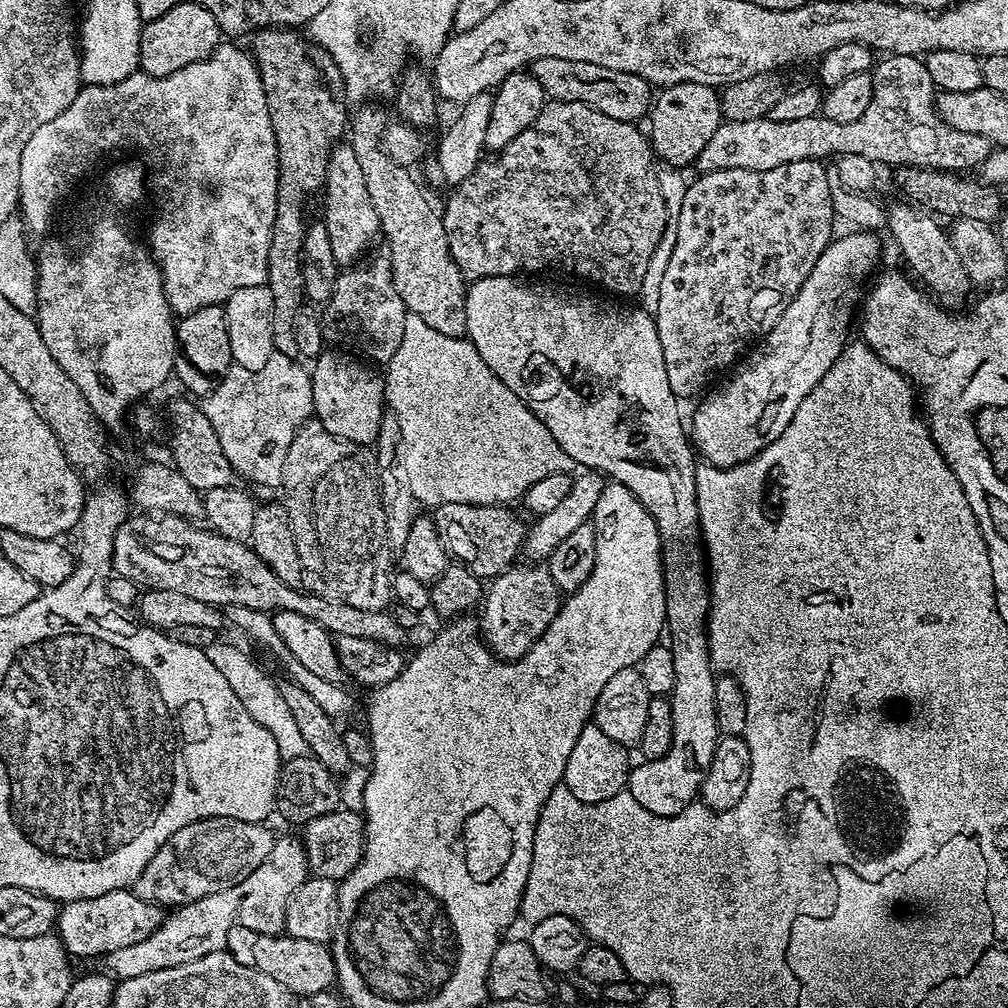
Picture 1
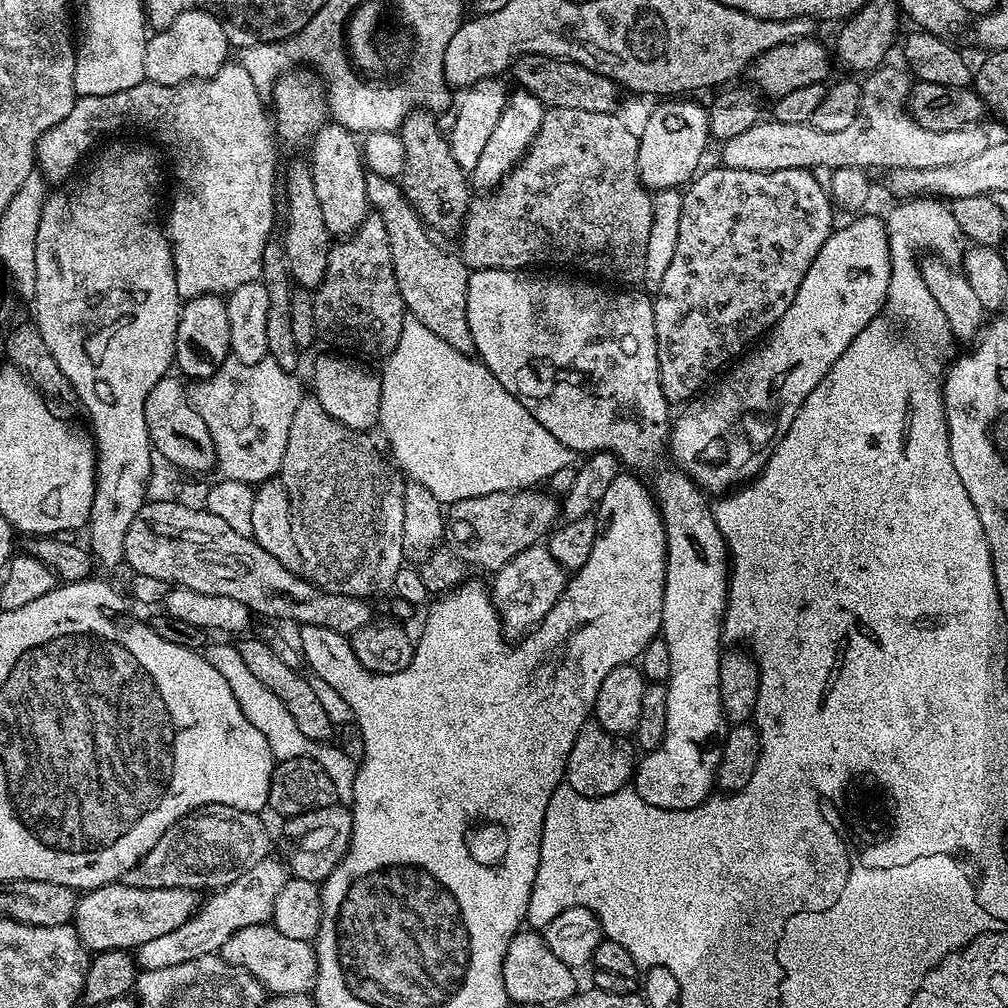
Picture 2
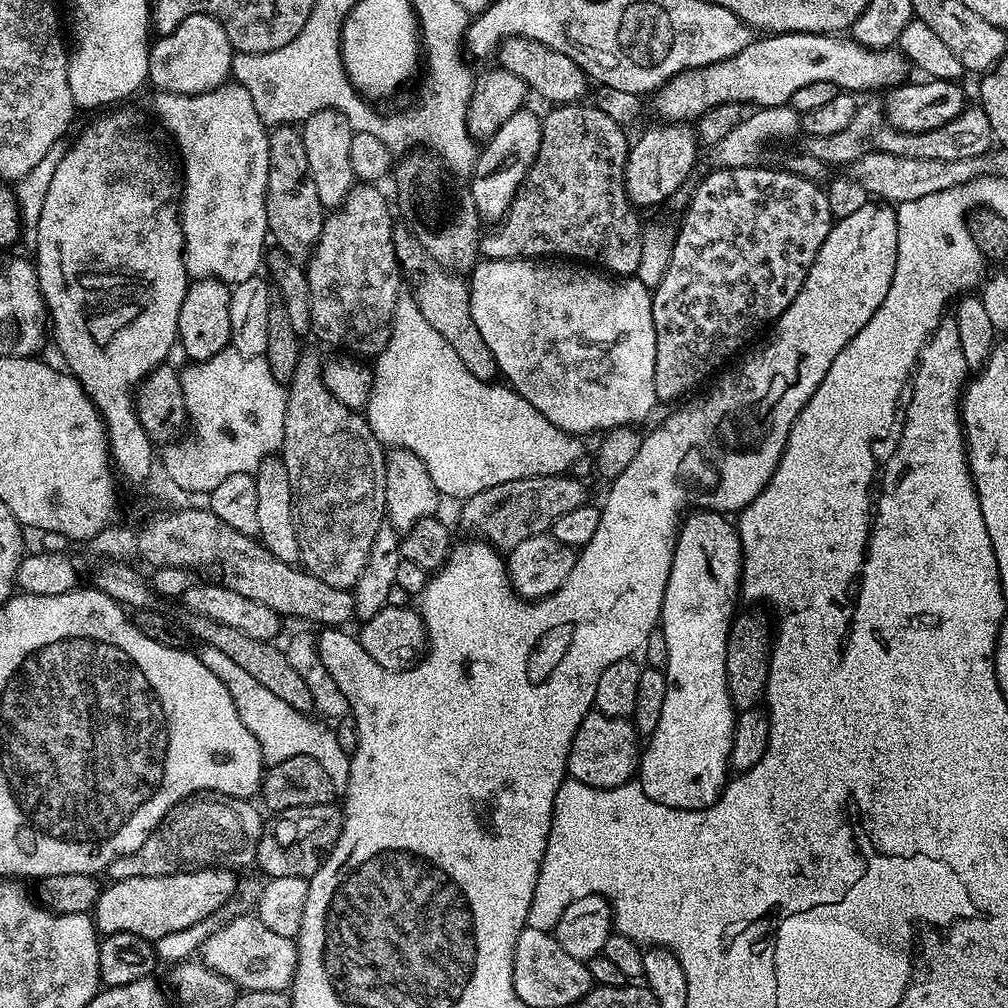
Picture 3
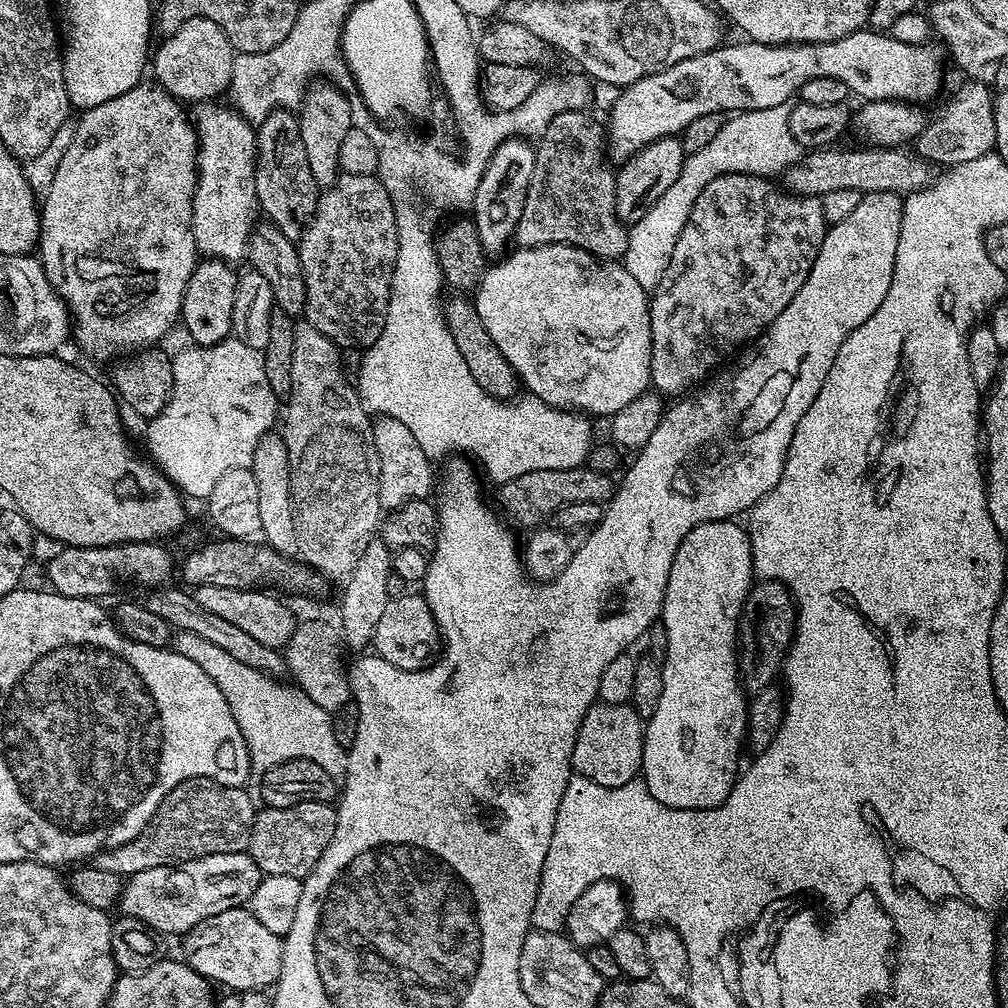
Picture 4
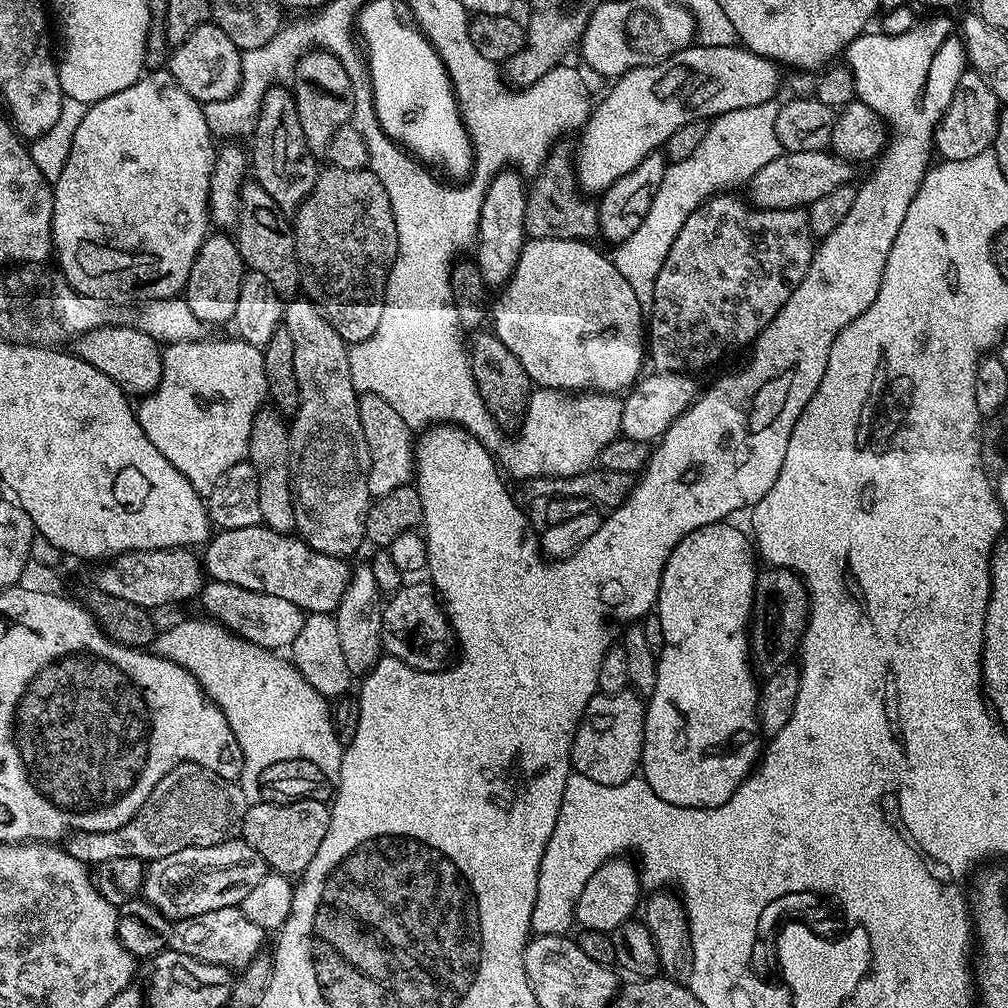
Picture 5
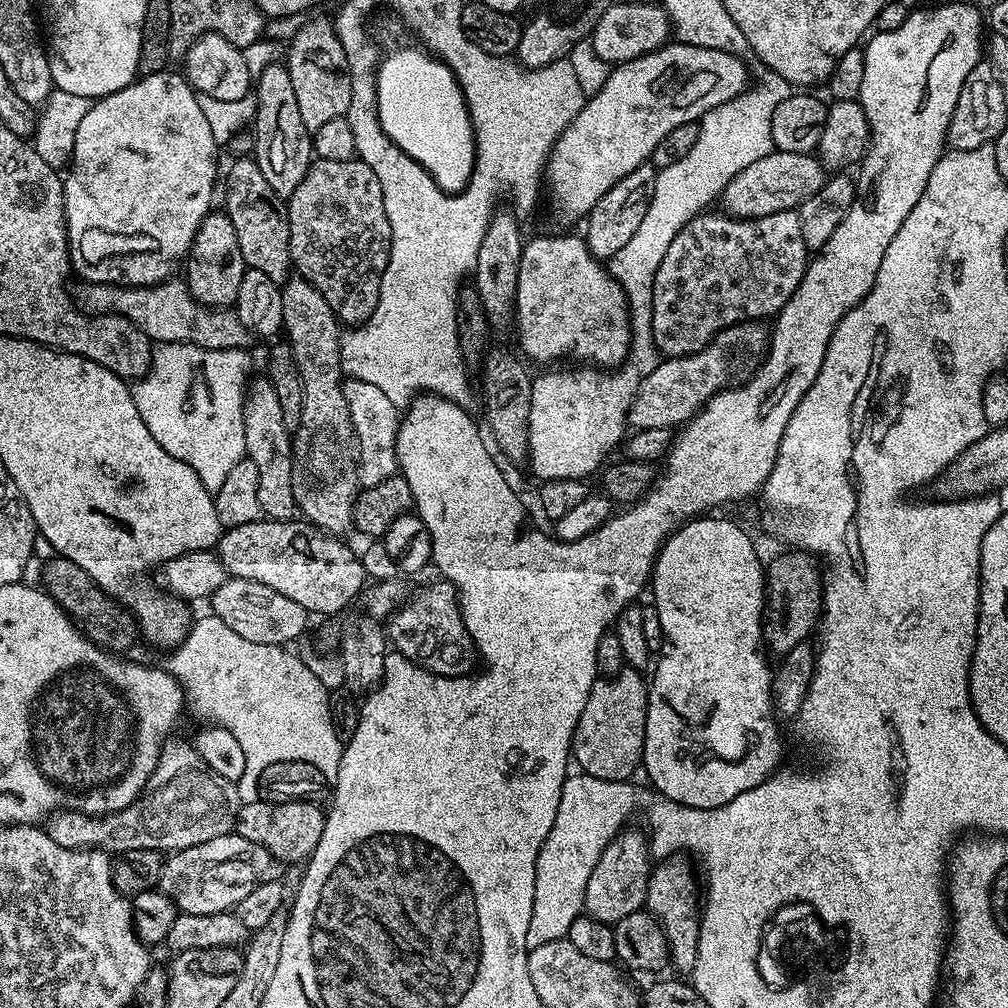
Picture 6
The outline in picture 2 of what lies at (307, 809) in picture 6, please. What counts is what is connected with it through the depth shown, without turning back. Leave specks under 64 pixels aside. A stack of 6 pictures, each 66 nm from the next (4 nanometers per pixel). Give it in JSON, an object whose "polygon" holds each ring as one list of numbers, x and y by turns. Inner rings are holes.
{"polygon":[[337,802,322,810,293,816,288,824,288,860,286,867,297,880,319,885,344,860,352,837,352,813,345,805]]}

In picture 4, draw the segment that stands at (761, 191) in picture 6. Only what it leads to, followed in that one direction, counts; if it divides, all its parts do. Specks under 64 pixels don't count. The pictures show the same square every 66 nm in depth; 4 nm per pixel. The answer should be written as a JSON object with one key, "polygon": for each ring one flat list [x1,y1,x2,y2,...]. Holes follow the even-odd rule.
{"polygon":[[840,146,809,151,803,162,790,165,783,173,783,187,793,196,821,197,830,194,830,190,858,190,862,194,865,192,907,194,922,190,934,179,933,165,915,151,905,150,903,147,859,147,853,152,843,152]]}

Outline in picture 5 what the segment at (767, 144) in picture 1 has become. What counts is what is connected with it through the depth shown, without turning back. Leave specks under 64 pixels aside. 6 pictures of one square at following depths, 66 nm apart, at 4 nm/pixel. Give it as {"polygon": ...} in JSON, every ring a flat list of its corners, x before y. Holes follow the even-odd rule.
{"polygon":[[966,70,950,106,944,111,944,117,936,127,935,151,946,160,974,158,974,154,989,151,996,142,1001,111,1002,102,996,97,994,90,986,86,986,82,977,72]]}

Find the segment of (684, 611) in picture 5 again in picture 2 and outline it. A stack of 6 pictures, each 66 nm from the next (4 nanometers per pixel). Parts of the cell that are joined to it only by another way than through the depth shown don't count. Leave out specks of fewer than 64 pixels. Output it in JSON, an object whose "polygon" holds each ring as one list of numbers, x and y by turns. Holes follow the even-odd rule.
{"polygon":[[675,466,660,468,656,477,650,480,650,488,664,523,666,574,662,639,666,646,670,646,670,674,667,678,666,734,653,752,639,757,634,784,640,797,646,802,657,804,659,808,666,810,686,810,697,808,713,795,716,765,720,763,722,733,726,728,724,707,720,701,720,644,722,645,724,608,728,605,728,543,722,538,714,522,709,501,704,501,705,493,687,472]]}

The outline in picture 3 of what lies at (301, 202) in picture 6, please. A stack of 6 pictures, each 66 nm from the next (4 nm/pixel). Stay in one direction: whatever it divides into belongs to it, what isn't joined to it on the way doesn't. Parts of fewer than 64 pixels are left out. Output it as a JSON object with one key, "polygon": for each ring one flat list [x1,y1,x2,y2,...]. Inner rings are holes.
{"polygon":[[372,182,357,183,343,204,327,213,322,234,306,261,314,336,356,358,379,356,390,338,392,315,402,298,401,269,394,246,394,212,376,188,379,187]]}

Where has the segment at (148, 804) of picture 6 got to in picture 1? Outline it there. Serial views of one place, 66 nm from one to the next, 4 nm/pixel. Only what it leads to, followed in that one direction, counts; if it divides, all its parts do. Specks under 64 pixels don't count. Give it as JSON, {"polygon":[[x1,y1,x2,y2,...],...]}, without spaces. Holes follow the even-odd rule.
{"polygon":[[211,816,205,820,190,822,182,826,182,830,170,834,170,838,158,850,158,854,154,854,150,862,146,862,146,870,138,874,138,878,130,885,130,891,138,898,161,906,189,904,198,898,218,894,218,890,226,890,242,882,242,878,254,874,254,870,258,870,258,866,266,862,266,854,274,850,276,836,274,832,264,827,268,826,263,823,242,822,238,818,222,818,221,816]]}

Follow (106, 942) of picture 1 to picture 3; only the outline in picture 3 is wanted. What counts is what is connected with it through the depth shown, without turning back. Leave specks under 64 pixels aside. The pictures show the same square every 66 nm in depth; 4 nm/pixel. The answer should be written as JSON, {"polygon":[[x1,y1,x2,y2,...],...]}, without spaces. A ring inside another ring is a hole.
{"polygon":[[228,866,214,868,198,868,194,872,175,872,165,876,150,878,122,878,111,881,101,891,94,909,96,931,101,937,112,934,138,934,144,940,155,942,166,934,174,934,174,930,186,930,198,922,212,918,212,915,236,892,237,873]]}

